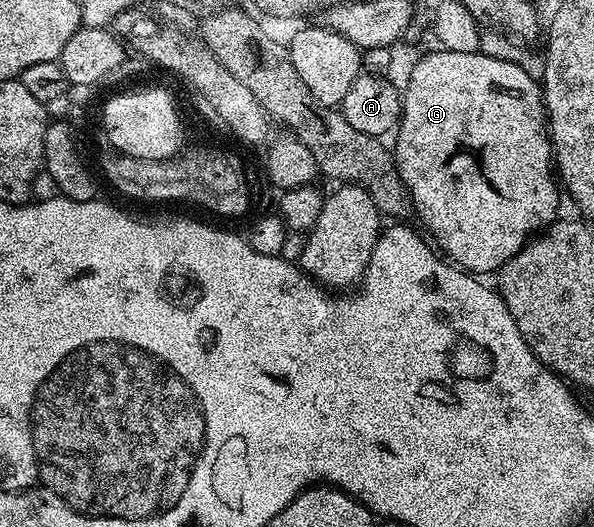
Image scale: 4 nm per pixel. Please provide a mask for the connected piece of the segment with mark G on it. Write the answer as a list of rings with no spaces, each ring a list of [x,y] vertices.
[[[441,47],[436,51],[437,53],[426,54],[409,71],[408,86],[403,86],[400,123],[394,133],[396,169],[400,172],[402,183],[408,189],[408,198],[412,201],[415,216],[420,216],[421,223],[428,228],[427,236],[434,242],[435,248],[449,262],[455,263],[459,268],[473,275],[495,274],[522,246],[528,244],[533,235],[539,234],[557,220],[559,214],[556,213],[560,209],[556,200],[559,199],[561,190],[558,188],[558,177],[554,172],[554,152],[552,139],[548,135],[548,115],[544,112],[542,85],[537,78],[535,81],[523,69],[524,65],[519,61],[492,58],[481,51],[467,54]]]

